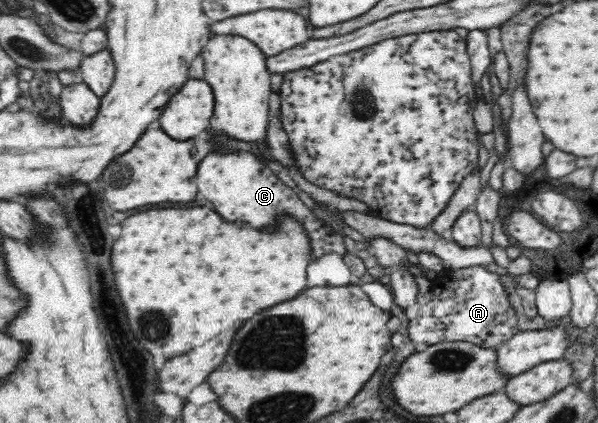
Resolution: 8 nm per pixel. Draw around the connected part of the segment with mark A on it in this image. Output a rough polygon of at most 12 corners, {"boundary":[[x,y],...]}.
{"boundary":[[482,266],[432,280],[430,314],[408,322],[414,344],[496,349],[518,318]]}

